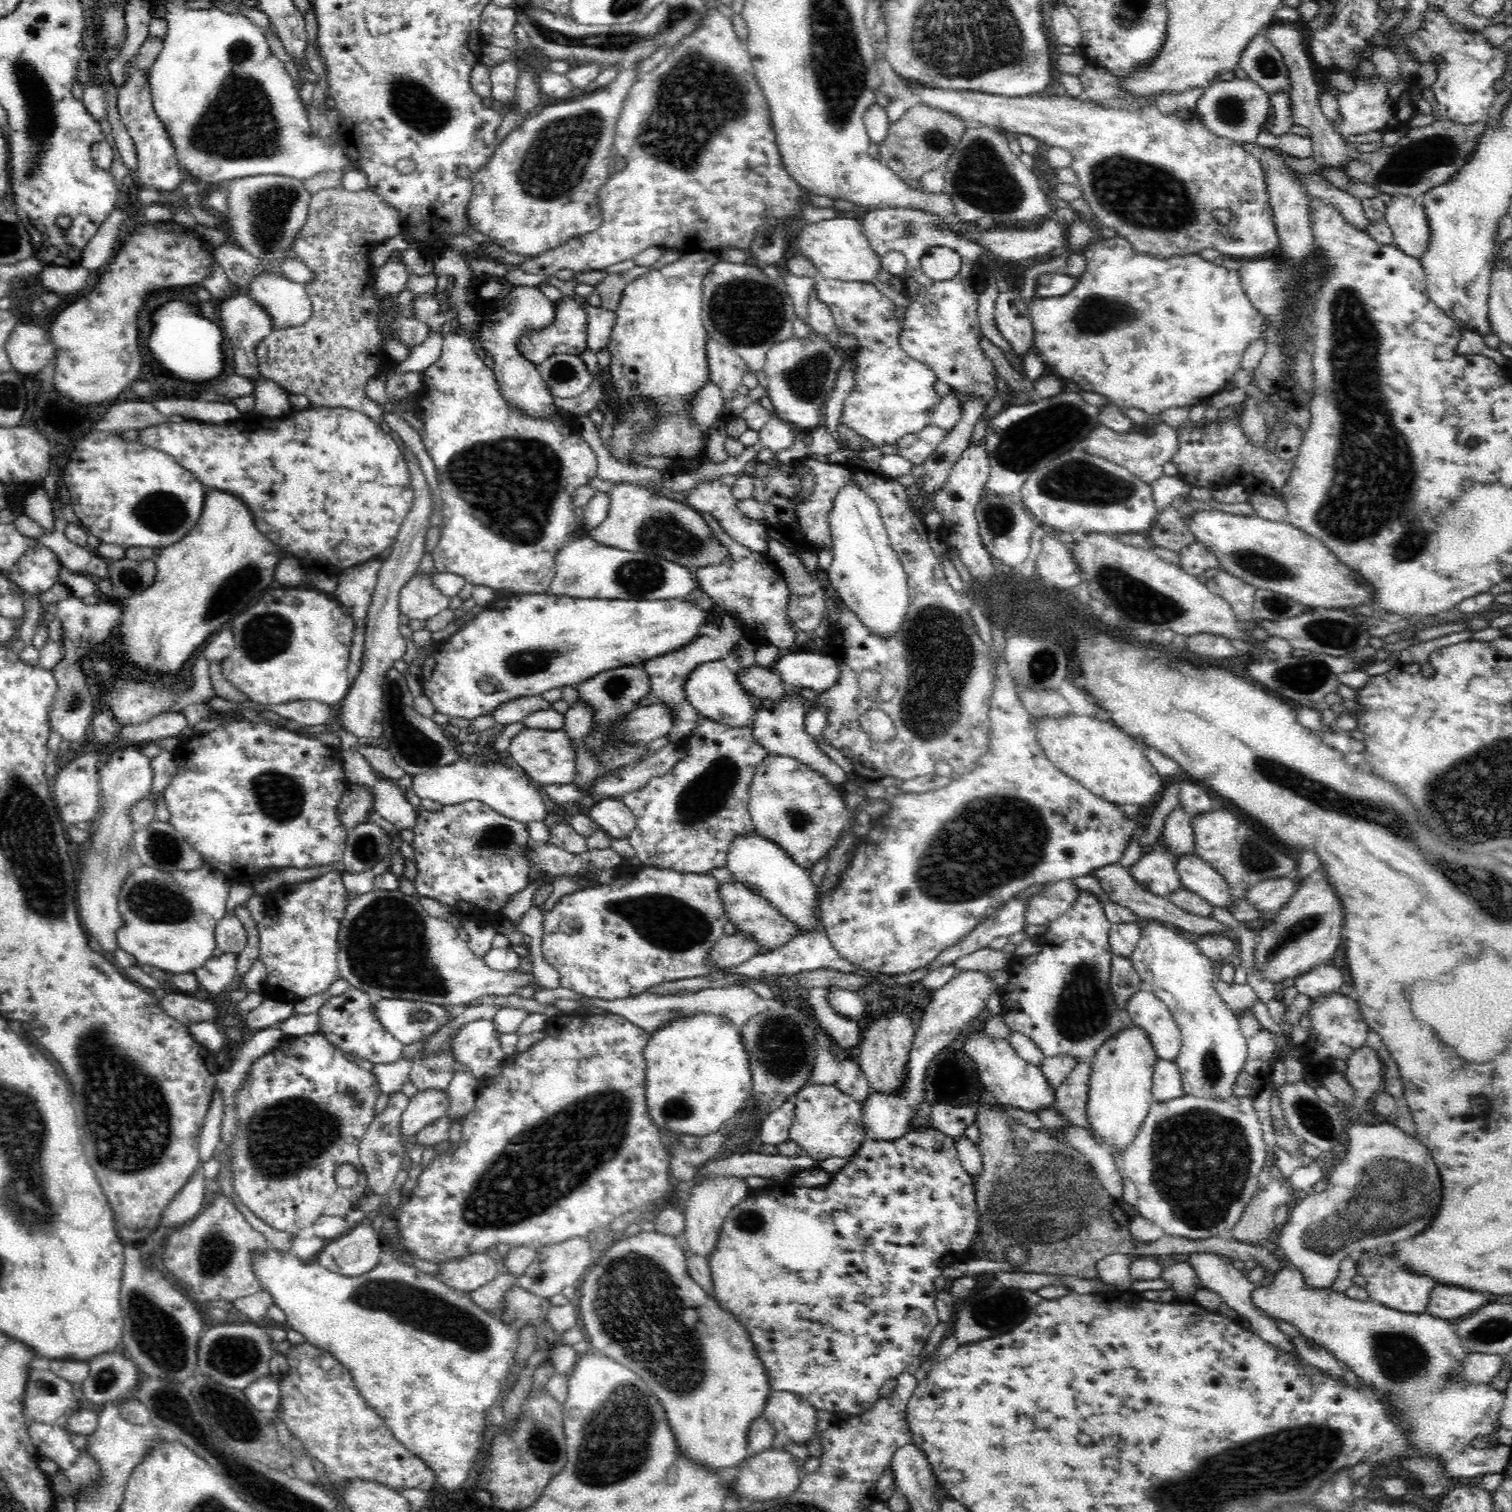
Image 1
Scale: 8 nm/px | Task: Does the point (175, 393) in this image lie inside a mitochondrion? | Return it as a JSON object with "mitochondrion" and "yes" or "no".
{"mitochondrion":"no"}

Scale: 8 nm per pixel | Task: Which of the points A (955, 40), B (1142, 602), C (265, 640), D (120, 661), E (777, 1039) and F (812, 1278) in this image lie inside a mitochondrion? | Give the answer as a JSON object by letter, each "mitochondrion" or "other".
{"A":"mitochondrion","B":"mitochondrion","C":"mitochondrion","D":"other","E":"mitochondrion","F":"other"}

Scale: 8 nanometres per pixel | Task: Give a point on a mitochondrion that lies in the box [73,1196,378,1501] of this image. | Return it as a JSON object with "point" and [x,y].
{"point":[153,1333]}

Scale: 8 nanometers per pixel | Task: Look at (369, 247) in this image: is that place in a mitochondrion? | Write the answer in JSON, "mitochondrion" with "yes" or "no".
{"mitochondrion":"no"}

